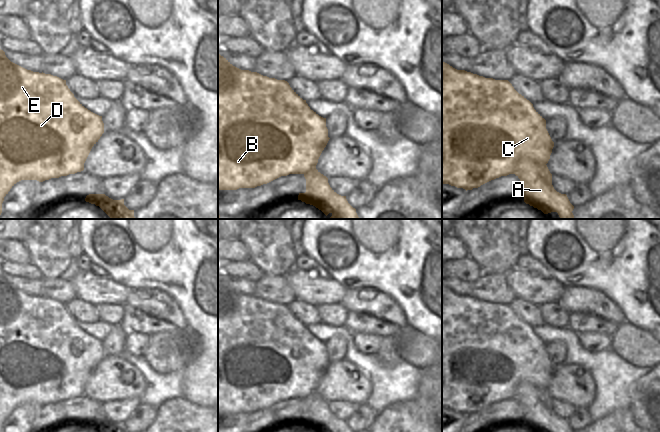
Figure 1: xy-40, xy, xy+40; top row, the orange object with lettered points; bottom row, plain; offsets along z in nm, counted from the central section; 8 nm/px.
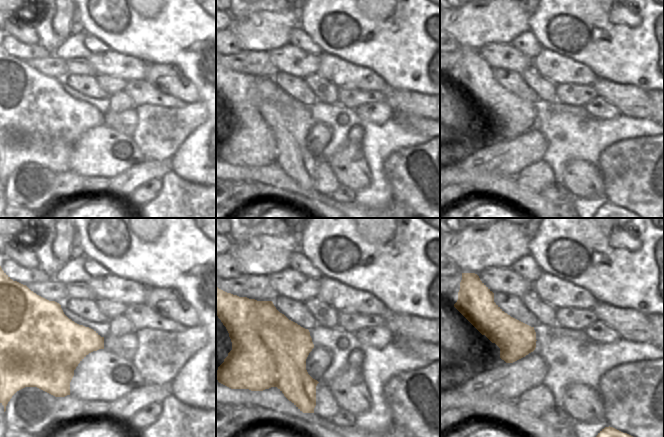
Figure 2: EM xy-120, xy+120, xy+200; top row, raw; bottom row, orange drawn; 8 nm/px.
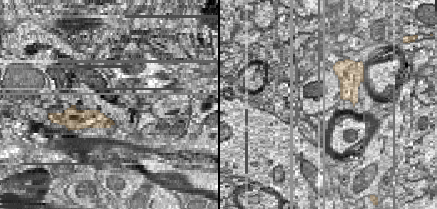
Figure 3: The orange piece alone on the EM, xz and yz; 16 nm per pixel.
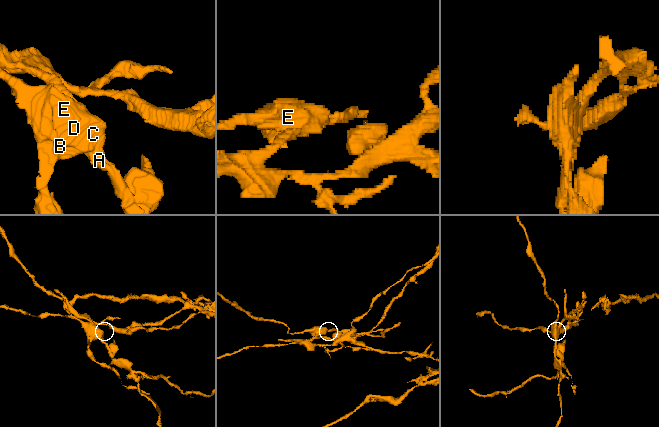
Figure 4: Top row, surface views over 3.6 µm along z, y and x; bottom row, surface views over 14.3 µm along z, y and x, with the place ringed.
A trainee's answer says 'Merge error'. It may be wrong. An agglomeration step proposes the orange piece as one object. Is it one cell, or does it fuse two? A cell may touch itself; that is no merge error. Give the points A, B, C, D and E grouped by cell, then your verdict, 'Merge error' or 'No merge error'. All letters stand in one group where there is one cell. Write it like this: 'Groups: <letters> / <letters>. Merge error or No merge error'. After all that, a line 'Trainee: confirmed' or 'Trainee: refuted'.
Groups: A / B C D E. Merge error.
Trainee: confirmed

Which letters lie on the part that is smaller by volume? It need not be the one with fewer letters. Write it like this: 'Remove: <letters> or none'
Remove: B, C, D, E

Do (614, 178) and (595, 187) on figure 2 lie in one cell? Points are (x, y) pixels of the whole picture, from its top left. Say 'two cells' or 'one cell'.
two cells

